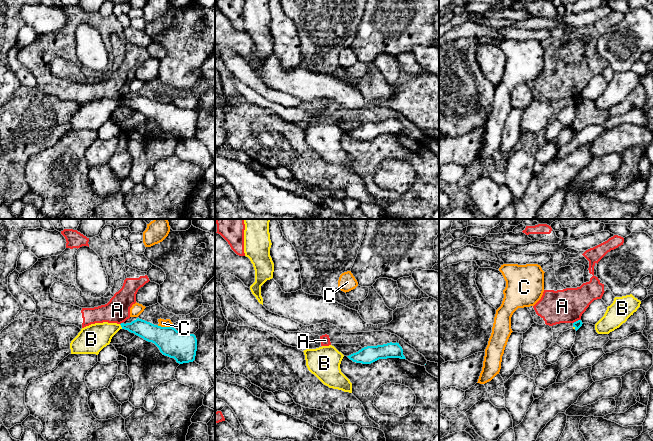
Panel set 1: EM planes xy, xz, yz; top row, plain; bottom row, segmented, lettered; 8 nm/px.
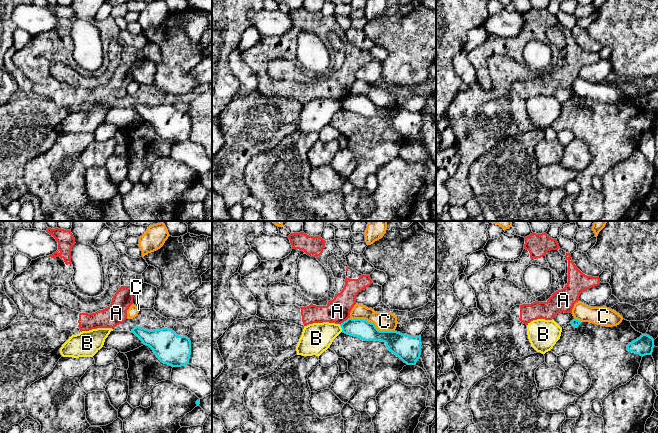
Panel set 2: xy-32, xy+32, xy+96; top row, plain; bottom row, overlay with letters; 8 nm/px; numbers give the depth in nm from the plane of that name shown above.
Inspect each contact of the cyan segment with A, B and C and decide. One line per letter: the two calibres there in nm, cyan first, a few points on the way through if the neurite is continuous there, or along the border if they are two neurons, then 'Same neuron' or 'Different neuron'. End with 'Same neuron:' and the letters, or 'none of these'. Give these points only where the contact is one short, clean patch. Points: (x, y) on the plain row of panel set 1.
A: Thickness 60 nm (cyan) against 280 nm. Boundary: yz (579, 95), (573, 99). Different neuron
B: Thickness 140 nm (cyan) against 220 nm. Boundary: xy (119, 100), (122, 104). Different neuron
C: Thickness 220 nm (cyan) against 60 nm. Boundary: xy (157, 101), (172, 103). Different neuron
Same neuron: none of these

